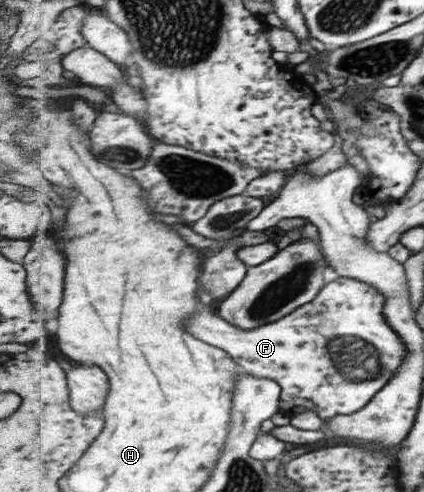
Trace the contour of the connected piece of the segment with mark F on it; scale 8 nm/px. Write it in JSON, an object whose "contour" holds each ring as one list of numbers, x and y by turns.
{"contour":[[332,276,329,284,312,302,294,309,288,316,273,323,248,330,203,309,187,318,185,325,198,340,229,352,246,373,275,380,283,390,283,410,286,410,286,398,290,400,290,406,302,406,304,402,306,410,310,410,312,402,312,410,324,416,324,420,330,420,340,414,354,414,362,410,392,380,407,355,405,342,384,316,384,305,385,296,375,286,349,276]]}

